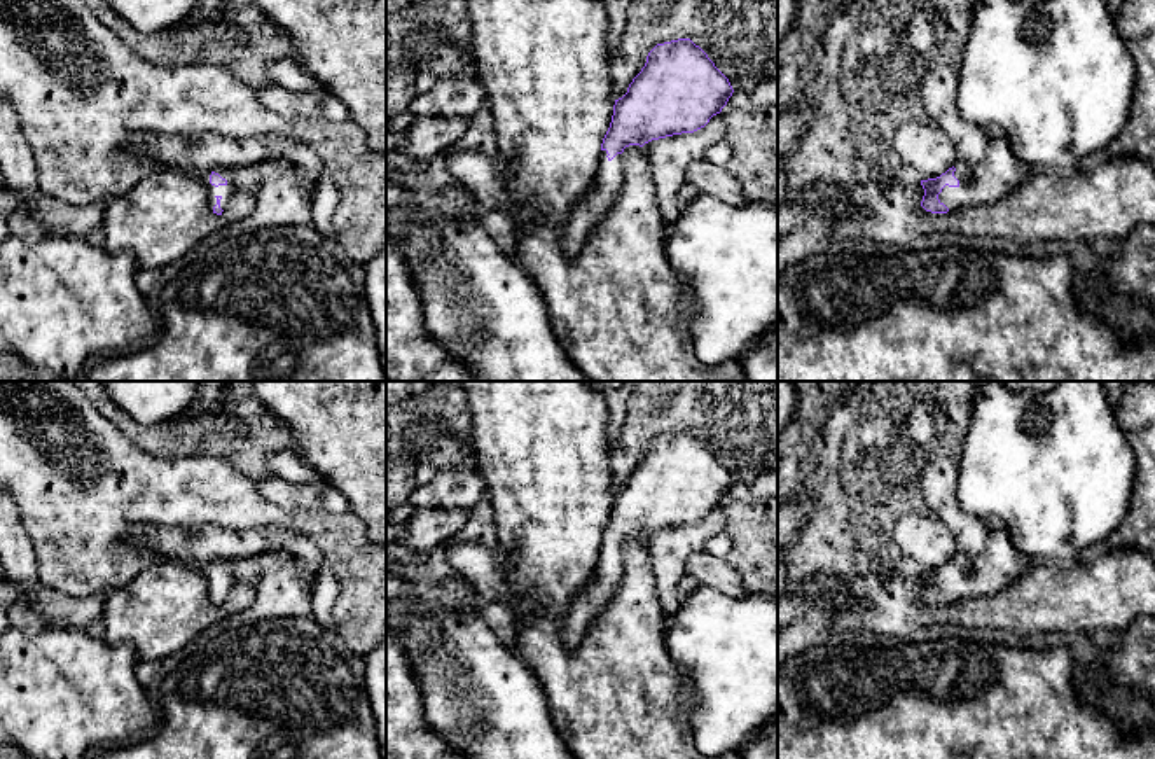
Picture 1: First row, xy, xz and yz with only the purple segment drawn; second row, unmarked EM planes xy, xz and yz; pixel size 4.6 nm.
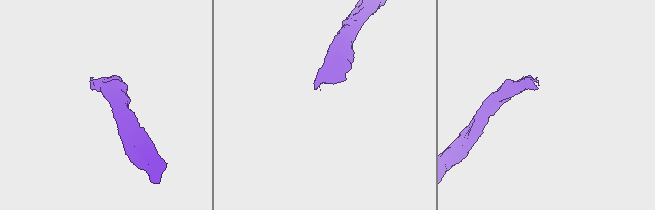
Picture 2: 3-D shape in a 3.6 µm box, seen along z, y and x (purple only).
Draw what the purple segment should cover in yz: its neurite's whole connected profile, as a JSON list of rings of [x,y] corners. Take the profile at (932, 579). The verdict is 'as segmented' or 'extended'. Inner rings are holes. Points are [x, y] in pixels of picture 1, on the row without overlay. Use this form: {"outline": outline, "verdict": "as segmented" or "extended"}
{"outline": [[[999,528],[989,532],[982,554],[958,553],[940,568],[921,572],[924,581],[921,598],[931,605],[947,605],[992,595],[1012,584],[1031,563],[1031,558],[1015,549],[1010,532]]], "verdict": "extended"}

